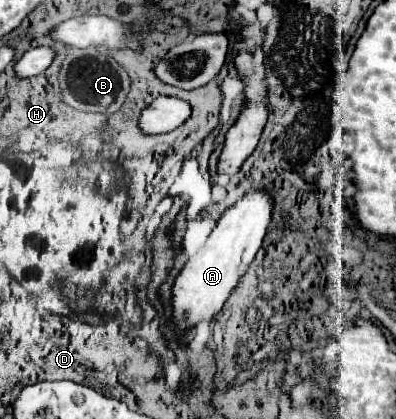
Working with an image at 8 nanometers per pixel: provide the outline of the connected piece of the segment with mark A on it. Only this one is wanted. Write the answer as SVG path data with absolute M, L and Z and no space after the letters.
M253 188L251 192L241 196L237 204L225 210L221 220L209 234L207 242L193 258L189 258L189 262L175 280L173 322L179 330L209 322L217 312L221 312L231 290L237 286L237 280L241 278L241 274L245 274L245 268L251 264L263 242L263 236L271 222L273 206L275 202L267 188Z

